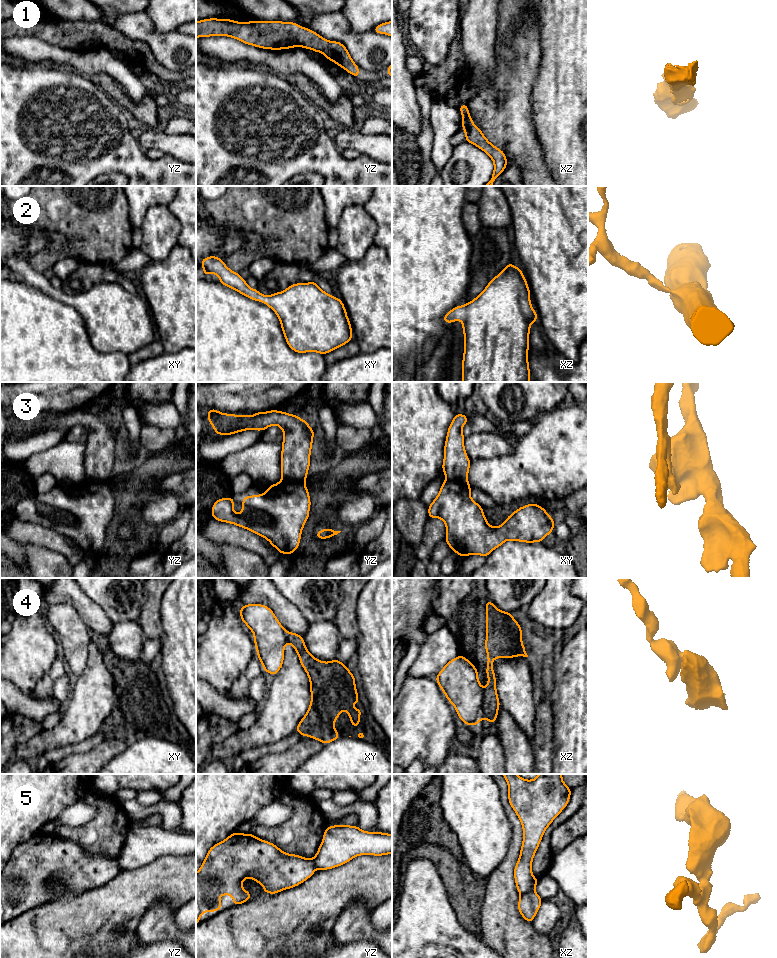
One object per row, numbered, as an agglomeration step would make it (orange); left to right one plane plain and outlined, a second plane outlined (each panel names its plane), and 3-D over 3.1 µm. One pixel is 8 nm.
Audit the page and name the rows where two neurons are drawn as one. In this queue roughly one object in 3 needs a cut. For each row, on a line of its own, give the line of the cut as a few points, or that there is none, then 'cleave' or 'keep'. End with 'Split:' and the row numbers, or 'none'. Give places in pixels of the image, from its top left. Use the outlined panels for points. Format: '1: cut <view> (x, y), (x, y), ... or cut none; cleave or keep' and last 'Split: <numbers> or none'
1: cut none; keep
2: cut none; keep
3: cut yz (282, 480), (303, 483); cleave
4: cut xz (483, 691), (481, 717); cleave
5: cut xz (533, 890), (521, 895); cleave
Split: 3, 4, 5

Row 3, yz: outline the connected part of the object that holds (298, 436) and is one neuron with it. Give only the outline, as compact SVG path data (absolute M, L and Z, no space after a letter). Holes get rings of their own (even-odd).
M213 408L207 412L207 418L216 434L227 436L251 429L263 431L271 425L278 425L284 432L280 463L282 481L306 481L314 437L314 430L306 420L278 410L247 416L221 413Z

